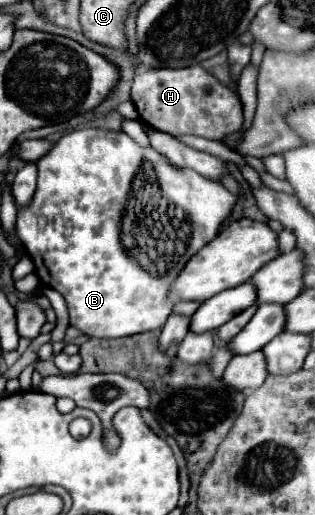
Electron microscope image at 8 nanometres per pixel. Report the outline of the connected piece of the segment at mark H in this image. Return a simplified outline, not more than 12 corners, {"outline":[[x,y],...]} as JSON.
{"outline":[[200,65],[134,77],[140,119],[222,141],[242,103]]}

